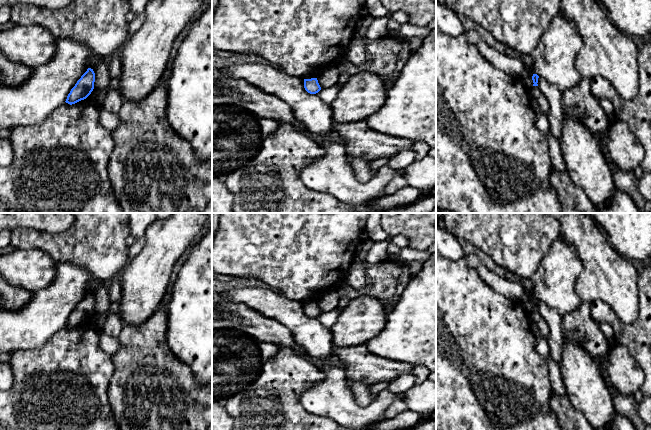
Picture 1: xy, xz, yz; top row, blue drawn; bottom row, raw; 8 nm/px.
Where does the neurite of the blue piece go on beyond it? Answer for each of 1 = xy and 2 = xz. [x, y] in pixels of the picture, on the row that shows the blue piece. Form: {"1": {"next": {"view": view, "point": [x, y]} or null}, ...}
{"1": {"next": null}, "2": {"next": null}}

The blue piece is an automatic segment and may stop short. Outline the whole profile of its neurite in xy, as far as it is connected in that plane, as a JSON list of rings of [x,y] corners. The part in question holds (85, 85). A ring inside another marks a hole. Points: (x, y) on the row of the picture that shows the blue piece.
[[[88,68],[87,71],[77,81],[67,96],[66,103],[72,105],[81,100],[86,99],[94,89],[95,73],[93,69]]]

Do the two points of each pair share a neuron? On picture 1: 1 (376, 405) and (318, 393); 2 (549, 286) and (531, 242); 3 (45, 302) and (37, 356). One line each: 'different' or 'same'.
1: same
2: different
3: different

